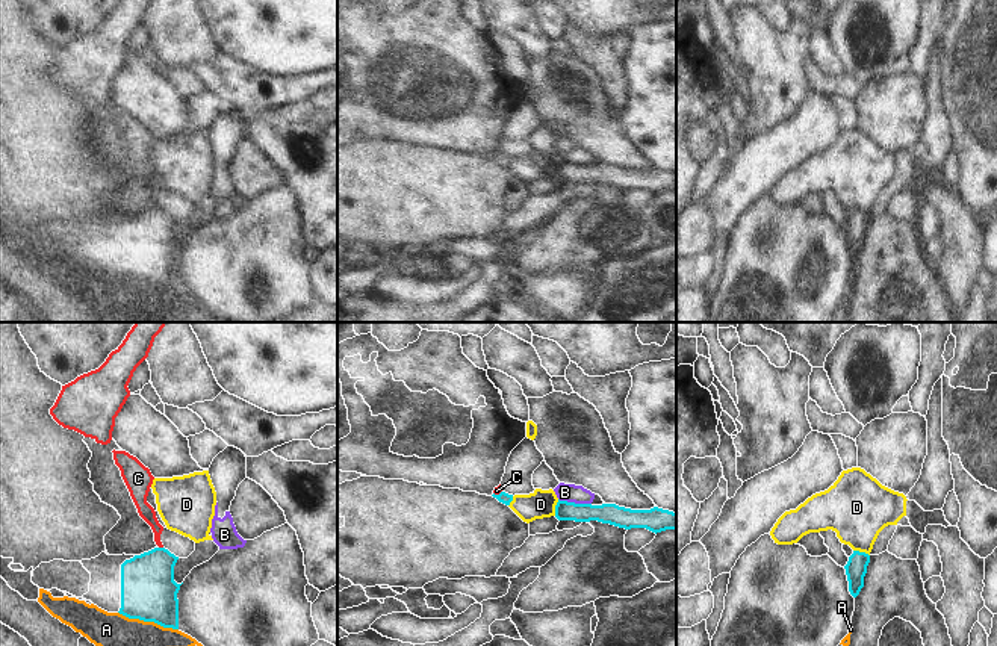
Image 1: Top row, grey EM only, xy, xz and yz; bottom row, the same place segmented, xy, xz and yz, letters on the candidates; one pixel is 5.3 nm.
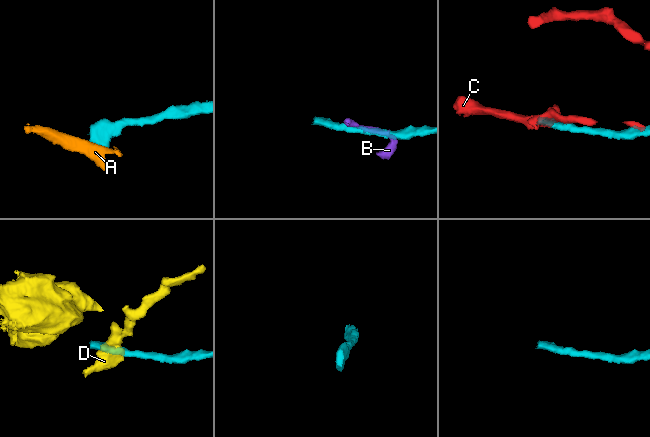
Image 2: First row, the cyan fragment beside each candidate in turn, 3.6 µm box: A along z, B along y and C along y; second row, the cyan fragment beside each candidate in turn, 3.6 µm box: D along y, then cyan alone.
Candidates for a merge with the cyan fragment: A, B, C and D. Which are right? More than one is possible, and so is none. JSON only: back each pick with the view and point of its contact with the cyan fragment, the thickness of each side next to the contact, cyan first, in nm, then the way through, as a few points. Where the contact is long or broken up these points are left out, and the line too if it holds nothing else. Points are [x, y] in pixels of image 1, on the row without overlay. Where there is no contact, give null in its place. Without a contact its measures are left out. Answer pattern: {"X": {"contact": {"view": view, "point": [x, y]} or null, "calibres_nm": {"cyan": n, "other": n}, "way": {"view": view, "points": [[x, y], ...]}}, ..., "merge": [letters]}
{"merge": []}

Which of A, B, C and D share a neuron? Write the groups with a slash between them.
A / B / C / D

